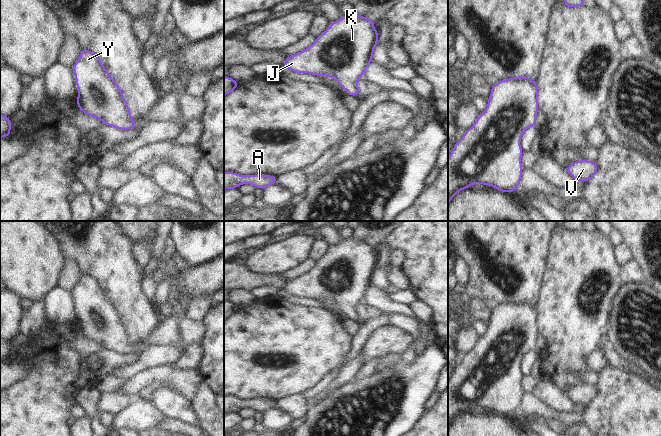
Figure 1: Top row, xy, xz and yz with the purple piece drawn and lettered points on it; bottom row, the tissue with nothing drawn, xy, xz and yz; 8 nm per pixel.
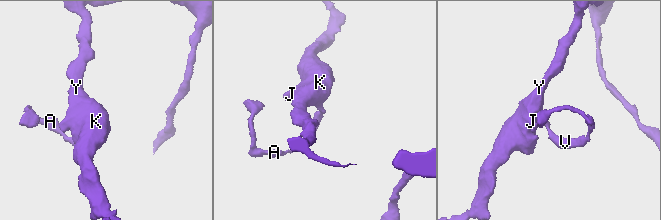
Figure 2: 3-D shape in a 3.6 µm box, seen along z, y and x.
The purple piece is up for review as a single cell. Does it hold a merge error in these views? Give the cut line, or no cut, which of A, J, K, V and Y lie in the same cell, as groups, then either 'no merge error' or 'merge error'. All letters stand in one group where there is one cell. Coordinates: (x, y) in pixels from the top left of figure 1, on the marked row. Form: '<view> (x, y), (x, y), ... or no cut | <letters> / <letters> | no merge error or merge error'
no cut | A J K V Y | no merge error

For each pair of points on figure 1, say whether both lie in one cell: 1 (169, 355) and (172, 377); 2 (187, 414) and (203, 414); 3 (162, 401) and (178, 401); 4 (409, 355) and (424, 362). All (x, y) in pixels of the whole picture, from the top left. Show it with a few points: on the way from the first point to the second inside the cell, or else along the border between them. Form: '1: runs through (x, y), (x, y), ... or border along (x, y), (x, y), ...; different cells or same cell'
1: border along (172, 364), (149, 367), (147, 369); different cells
2: border along (190, 401), (191, 407), (199, 421); different cells
3: runs through (166, 401), (174, 401); same cell
4: border along (416, 356), (413, 361), (405, 361), (401, 357); different cells

